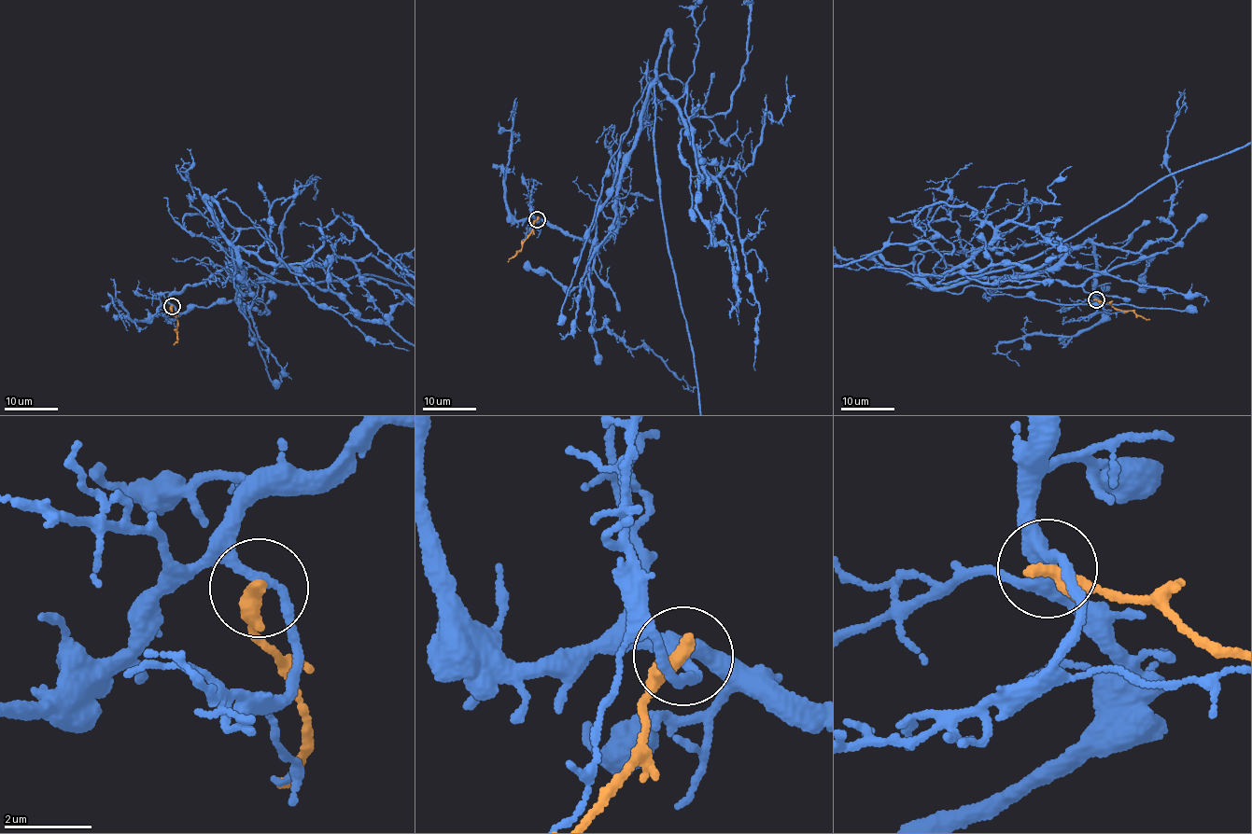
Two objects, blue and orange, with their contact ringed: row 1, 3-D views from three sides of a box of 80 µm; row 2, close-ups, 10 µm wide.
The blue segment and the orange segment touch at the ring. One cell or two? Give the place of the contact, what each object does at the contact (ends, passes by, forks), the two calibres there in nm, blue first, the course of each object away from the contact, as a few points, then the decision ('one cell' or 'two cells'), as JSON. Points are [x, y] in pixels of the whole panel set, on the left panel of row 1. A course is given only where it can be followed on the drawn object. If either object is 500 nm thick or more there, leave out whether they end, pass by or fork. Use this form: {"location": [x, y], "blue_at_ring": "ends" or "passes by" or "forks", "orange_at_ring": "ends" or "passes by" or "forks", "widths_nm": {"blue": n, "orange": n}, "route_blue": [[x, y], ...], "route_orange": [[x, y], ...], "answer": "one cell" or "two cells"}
{"location": [172, 306], "blue_at_ring": "passes by", "orange_at_ring": "ends", "widths_nm": {"blue": 200, "orange": 440}, "route_blue": [[171, 305], [228, 265], [244, 283], [243, 261], [293, 285], [370, 274]], "route_orange": [[171, 306], [178, 326], [174, 344]], "answer": "two cells"}

